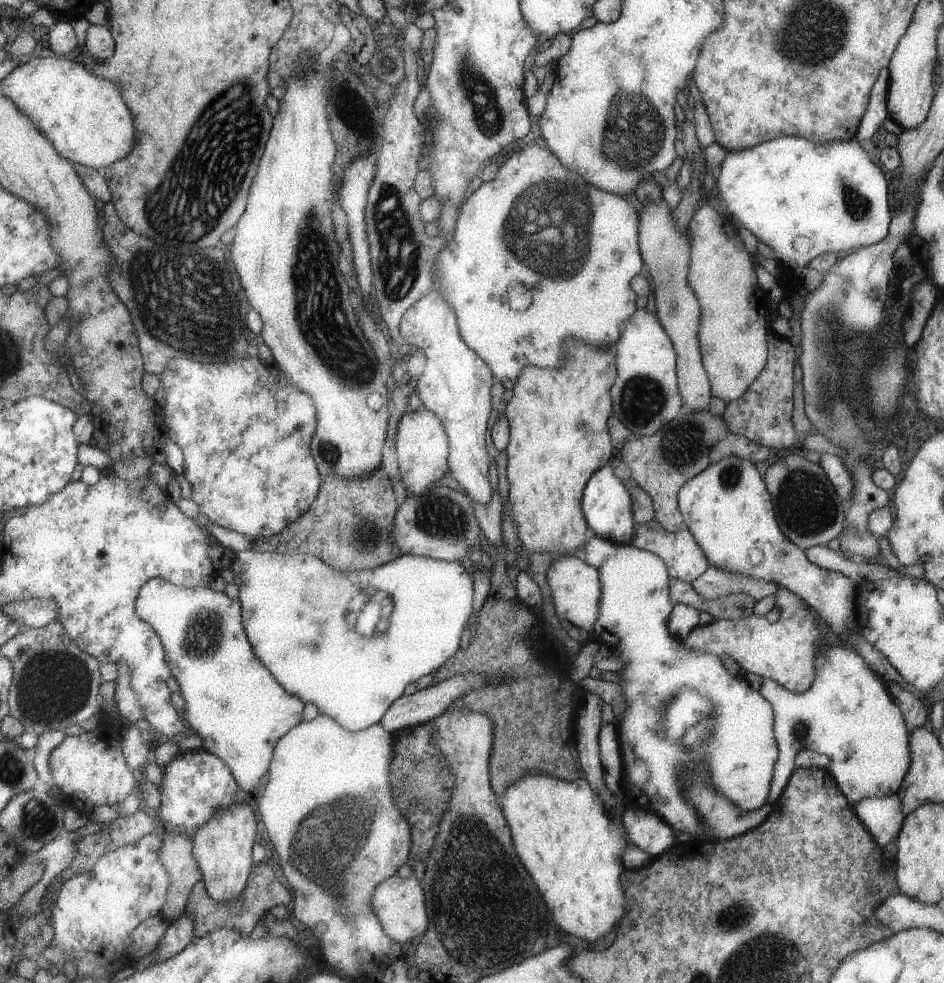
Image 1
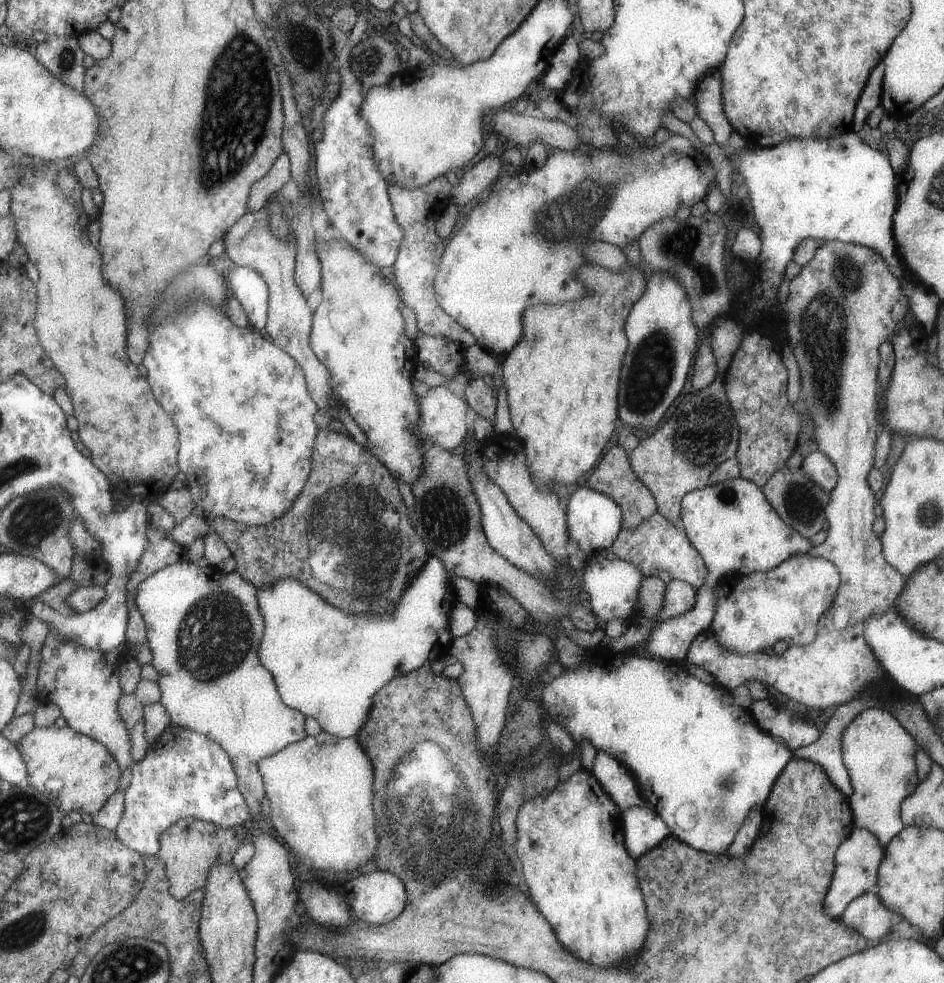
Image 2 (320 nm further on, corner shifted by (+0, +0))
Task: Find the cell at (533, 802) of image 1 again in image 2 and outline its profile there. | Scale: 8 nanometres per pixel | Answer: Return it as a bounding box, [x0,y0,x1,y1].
[513,767,647,967]

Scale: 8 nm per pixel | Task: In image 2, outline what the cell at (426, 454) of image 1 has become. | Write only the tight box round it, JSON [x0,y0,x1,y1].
[419,385,465,451]

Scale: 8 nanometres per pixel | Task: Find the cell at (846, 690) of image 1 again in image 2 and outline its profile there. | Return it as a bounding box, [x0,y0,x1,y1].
[840,707,918,848]

